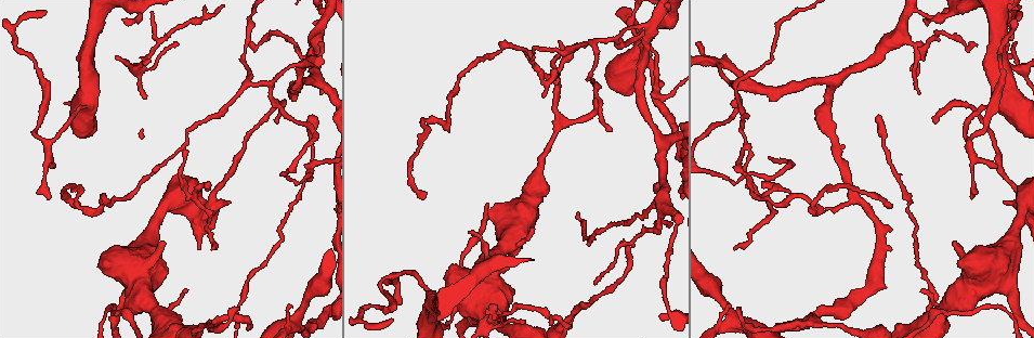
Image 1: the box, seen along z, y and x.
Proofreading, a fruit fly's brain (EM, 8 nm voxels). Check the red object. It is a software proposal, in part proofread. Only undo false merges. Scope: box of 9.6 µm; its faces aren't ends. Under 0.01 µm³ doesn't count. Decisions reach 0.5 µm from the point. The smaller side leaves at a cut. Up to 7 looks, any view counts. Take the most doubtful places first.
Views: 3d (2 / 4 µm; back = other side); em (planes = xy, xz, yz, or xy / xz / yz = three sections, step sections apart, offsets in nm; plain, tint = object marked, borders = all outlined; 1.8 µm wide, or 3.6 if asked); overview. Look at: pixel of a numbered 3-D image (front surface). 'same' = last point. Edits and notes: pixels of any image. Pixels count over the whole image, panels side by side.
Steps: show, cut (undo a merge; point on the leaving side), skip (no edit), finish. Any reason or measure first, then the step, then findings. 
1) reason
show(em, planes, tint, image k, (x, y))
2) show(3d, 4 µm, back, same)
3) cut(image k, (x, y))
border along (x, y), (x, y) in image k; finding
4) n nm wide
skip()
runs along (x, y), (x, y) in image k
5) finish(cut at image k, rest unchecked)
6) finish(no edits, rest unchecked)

four arms meet
show(em, 3.6 µm, yz, step 4, tint, image 1, (638, 50))

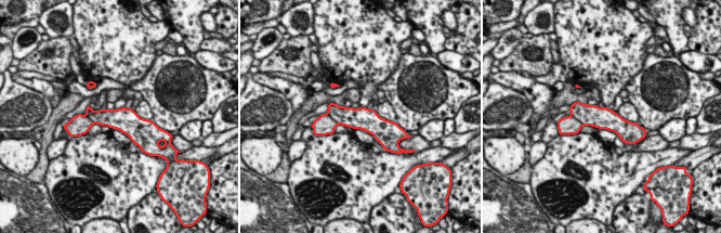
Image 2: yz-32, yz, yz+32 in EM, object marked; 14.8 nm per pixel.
cut it another way
show(em, 3.6 µm, planes, tint, same)

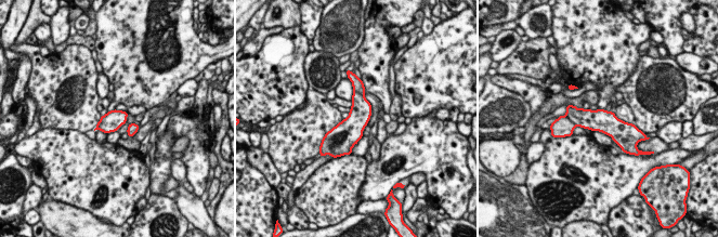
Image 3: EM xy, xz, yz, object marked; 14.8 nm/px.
cut(image 3, (361, 108))
the part that leaves runs along (569, 114), (613, 127), (629, 127) in image 3; a second neuron is stuck on

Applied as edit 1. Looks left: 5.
a fork
show(em, planes, tint, image 1, (937, 318))

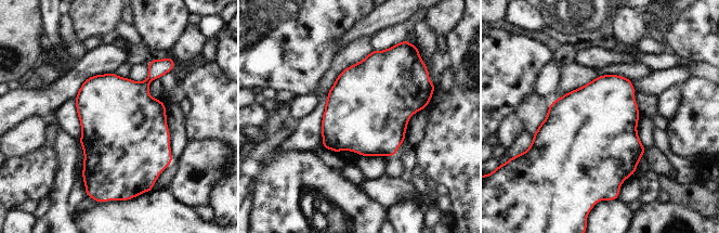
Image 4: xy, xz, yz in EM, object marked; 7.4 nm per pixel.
skip()
continuous, no second neuron

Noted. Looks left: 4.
finish(cut at image 3, rest unchecked)

